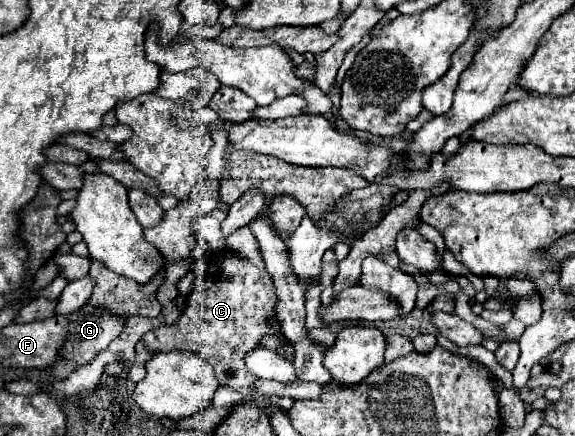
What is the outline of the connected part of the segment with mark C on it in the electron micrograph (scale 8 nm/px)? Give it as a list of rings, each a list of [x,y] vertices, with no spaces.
[[[220,251],[208,267],[208,275],[196,283],[186,299],[186,309],[174,325],[162,325],[142,337],[148,349],[160,351],[196,351],[206,359],[216,373],[220,385],[256,397],[250,385],[256,377],[244,367],[244,355],[258,347],[262,335],[272,333],[270,315],[276,311],[276,293],[268,271],[254,267],[250,259],[234,253]]]

